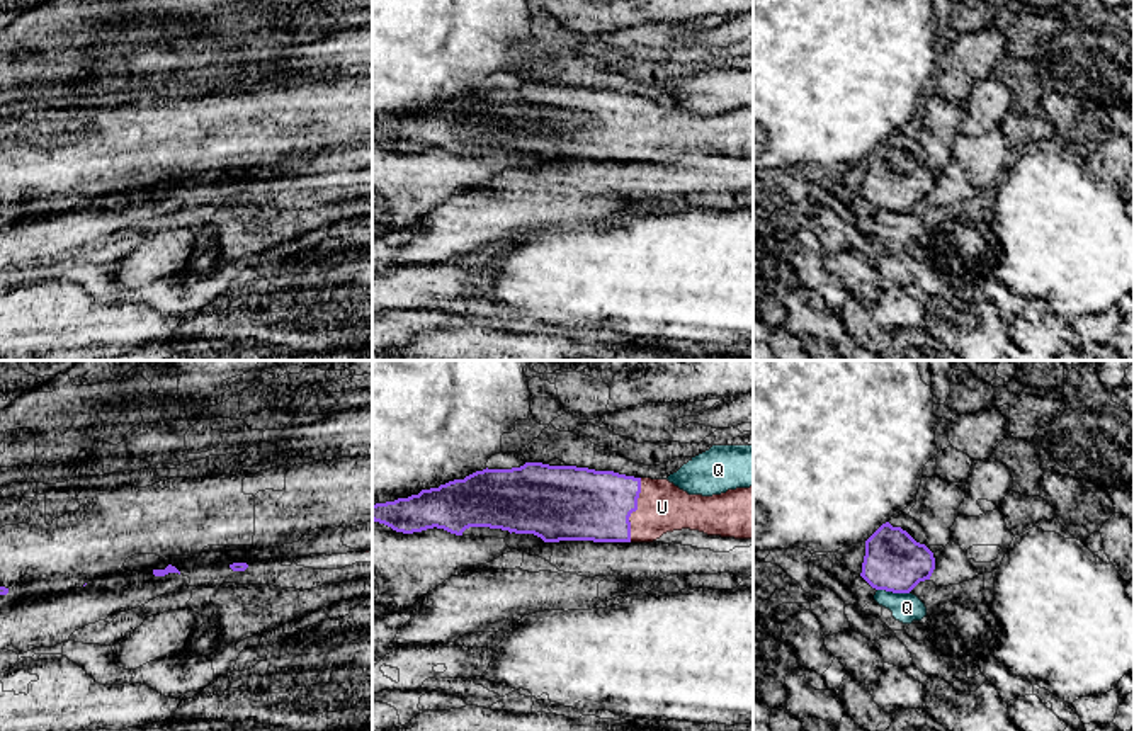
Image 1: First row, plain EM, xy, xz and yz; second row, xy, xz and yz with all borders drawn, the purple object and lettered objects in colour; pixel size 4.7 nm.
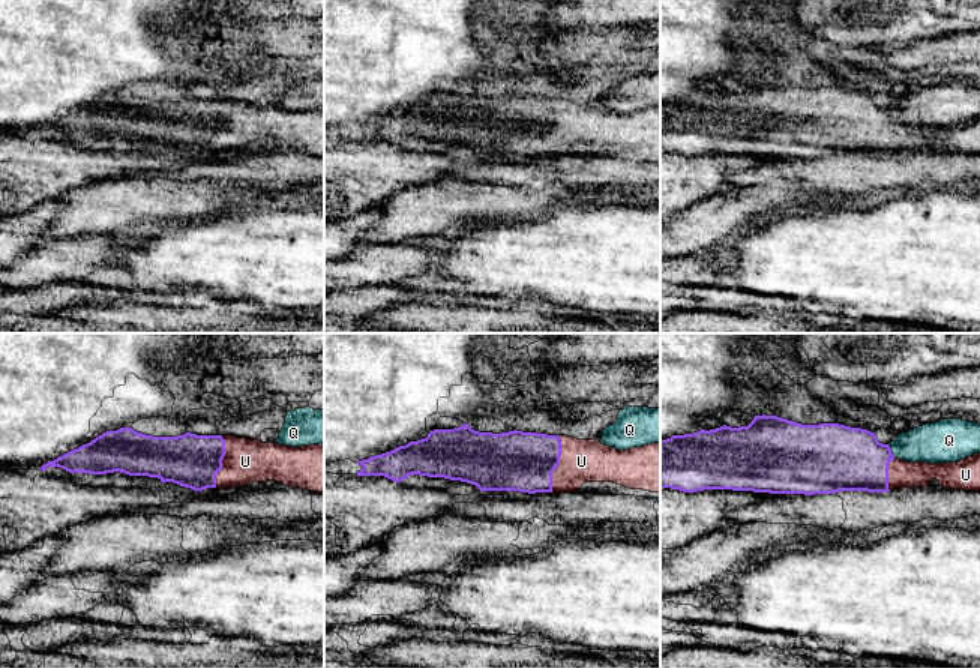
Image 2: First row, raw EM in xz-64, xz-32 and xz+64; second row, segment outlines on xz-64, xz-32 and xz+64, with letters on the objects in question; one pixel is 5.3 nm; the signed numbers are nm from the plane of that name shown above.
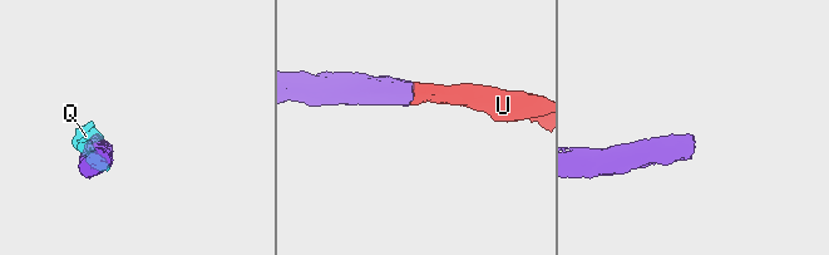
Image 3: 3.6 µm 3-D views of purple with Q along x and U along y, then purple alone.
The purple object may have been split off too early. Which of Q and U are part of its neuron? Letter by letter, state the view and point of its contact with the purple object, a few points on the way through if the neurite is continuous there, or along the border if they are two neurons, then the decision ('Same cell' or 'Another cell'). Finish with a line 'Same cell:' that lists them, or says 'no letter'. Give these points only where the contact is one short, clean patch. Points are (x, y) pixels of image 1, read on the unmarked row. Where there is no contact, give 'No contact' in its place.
Q: Touches purple at yz (893, 211). Boundary: yz (878, 208), (908, 213). Another cell
U: Touches purple at xz (635, 130). Path across: xz (584, 123), (635, 130), (662, 126). Same cell
Same cell: U

